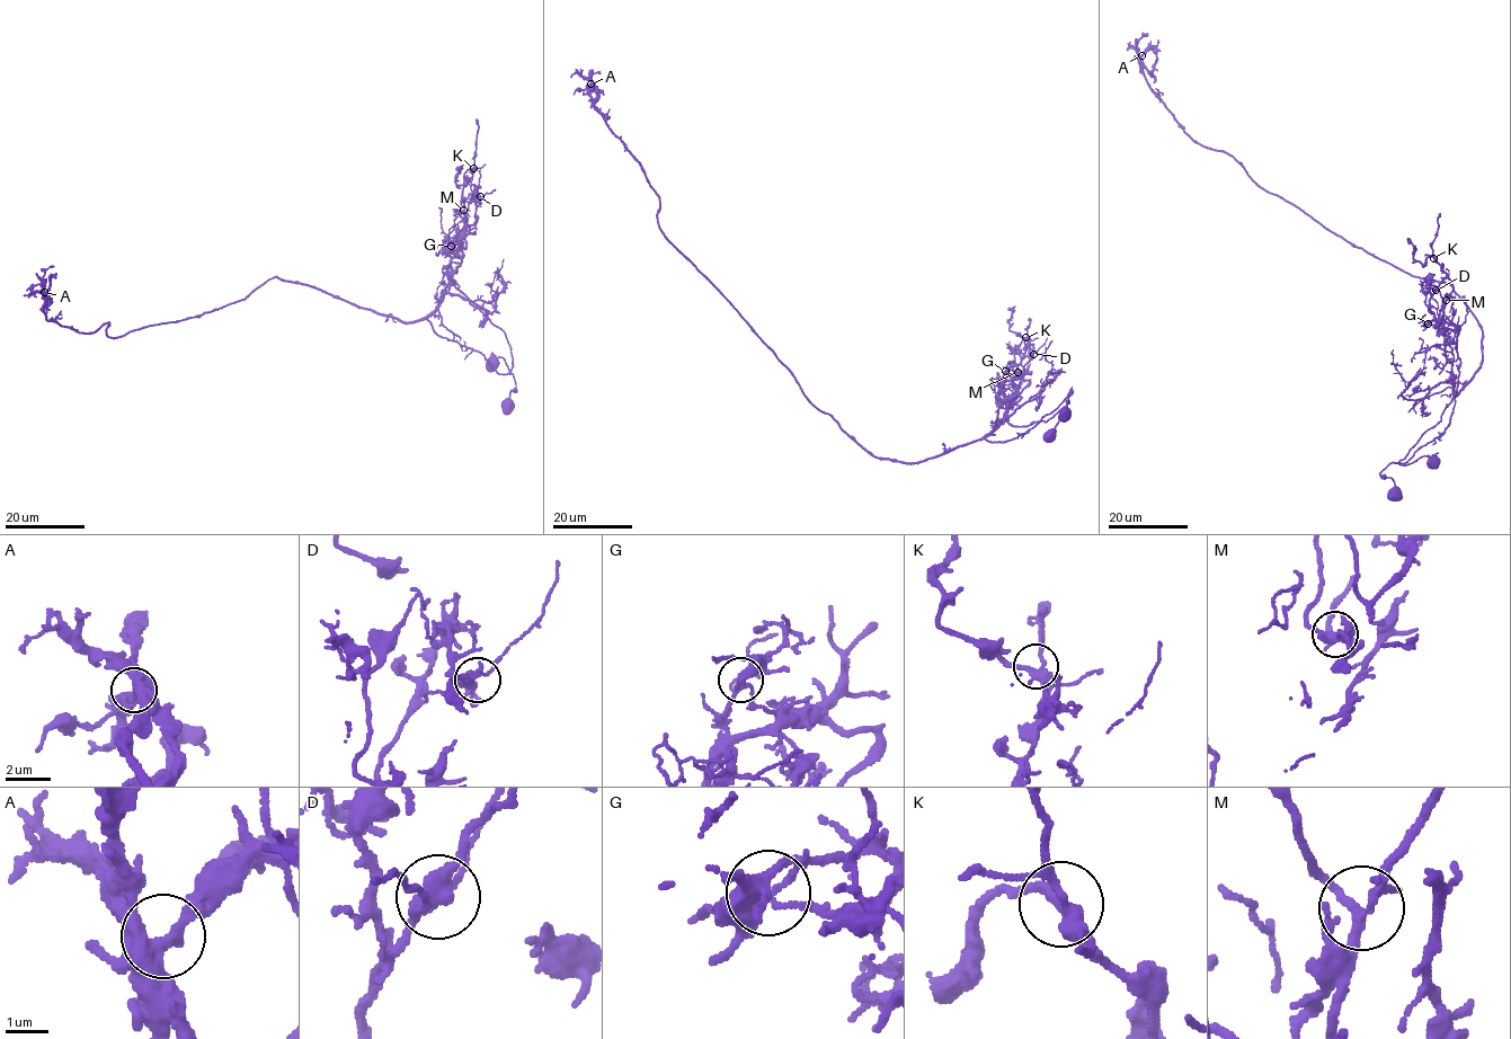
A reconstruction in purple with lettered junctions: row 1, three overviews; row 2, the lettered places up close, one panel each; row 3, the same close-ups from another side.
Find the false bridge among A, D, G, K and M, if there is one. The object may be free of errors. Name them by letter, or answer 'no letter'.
G

